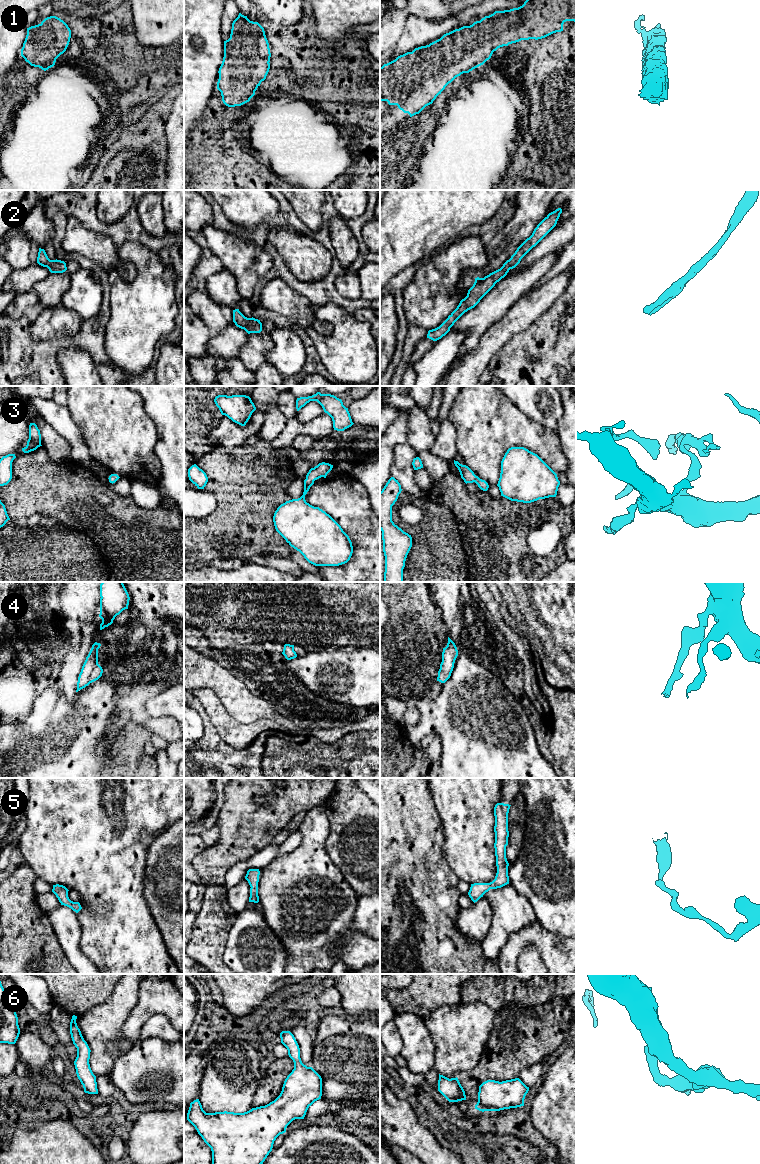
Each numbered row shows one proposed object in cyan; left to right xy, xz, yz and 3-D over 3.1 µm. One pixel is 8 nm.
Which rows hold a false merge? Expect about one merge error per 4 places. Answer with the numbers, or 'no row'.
no row

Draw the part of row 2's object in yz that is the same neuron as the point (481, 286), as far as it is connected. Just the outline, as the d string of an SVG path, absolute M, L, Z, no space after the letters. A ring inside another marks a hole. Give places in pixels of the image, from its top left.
M561 208L549 213L537 225L532 235L517 248L511 258L507 260L500 269L490 273L484 278L475 278L475 282L468 290L467 296L460 301L457 308L439 327L428 331L427 338L437 341L445 336L450 331L450 328L454 325L454 323L465 312L474 308L495 286L495 284L504 278L510 269L515 268L520 263L521 259L556 226L561 213Z

